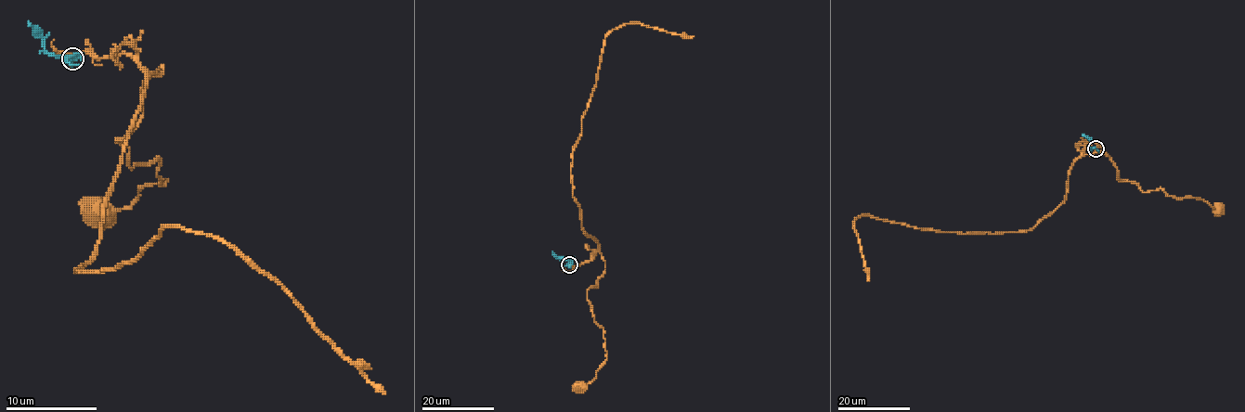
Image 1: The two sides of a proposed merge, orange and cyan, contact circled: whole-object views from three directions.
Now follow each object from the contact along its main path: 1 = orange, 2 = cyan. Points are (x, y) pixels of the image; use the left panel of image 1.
1: (71, 57), (129, 53), (163, 70), (115, 140), (131, 167), (159, 160), (165, 181), (97, 215)
2: (71, 57), (49, 56), (42, 40), (29, 21)

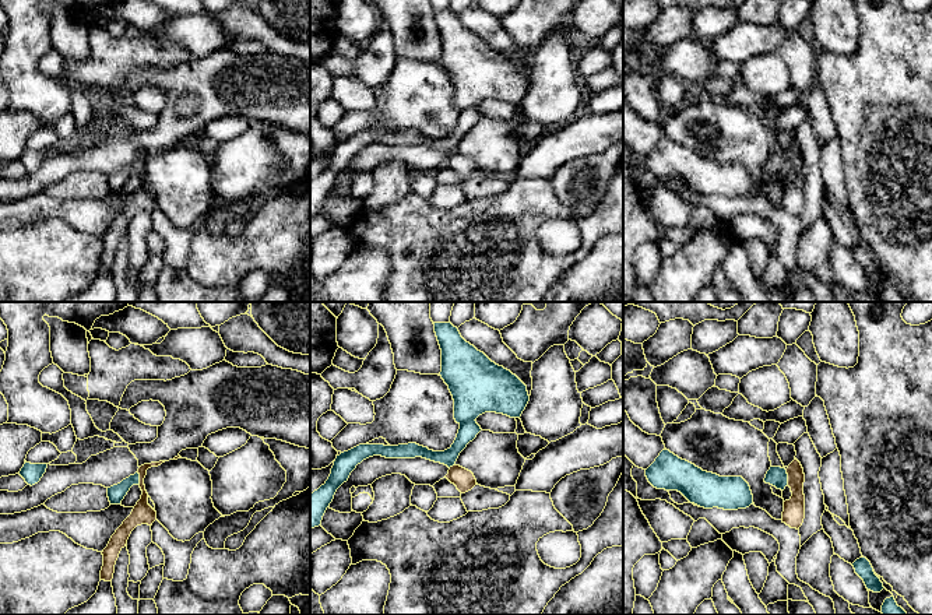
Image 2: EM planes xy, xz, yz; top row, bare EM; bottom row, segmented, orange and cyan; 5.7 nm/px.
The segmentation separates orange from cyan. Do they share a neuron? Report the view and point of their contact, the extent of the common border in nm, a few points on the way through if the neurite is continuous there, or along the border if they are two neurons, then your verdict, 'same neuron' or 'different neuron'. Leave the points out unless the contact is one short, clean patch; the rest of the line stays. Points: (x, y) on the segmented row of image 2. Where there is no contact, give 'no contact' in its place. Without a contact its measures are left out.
yz (788, 477) | 90 nm | along yz (785, 470), (788, 484) | different neuron

